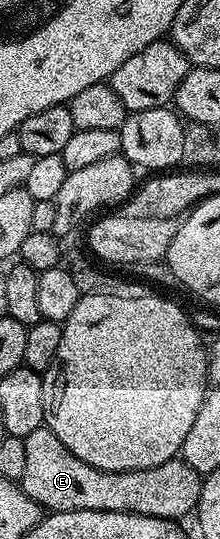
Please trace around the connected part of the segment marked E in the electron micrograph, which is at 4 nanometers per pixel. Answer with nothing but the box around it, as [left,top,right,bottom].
[18,426,201,522]

